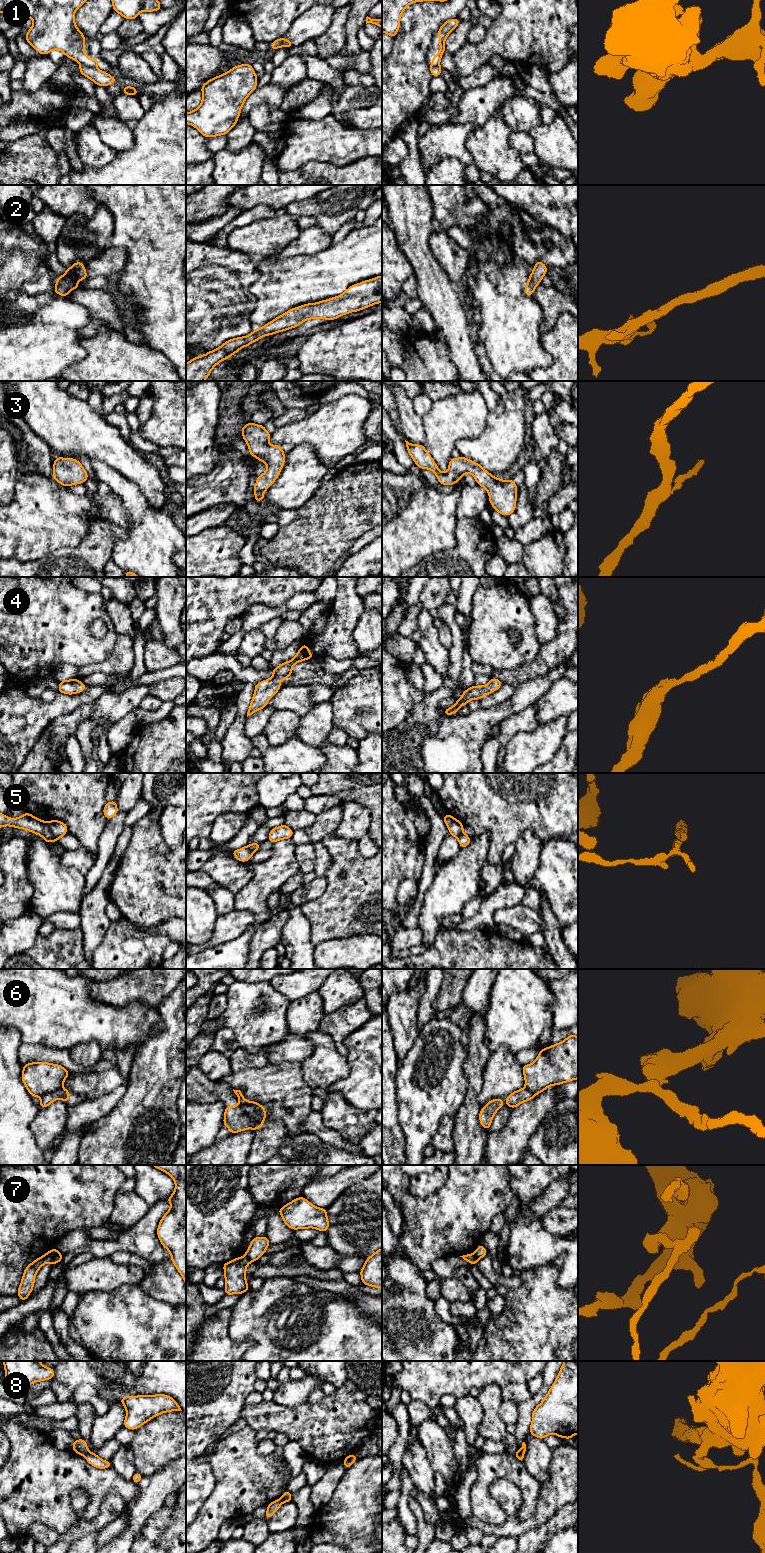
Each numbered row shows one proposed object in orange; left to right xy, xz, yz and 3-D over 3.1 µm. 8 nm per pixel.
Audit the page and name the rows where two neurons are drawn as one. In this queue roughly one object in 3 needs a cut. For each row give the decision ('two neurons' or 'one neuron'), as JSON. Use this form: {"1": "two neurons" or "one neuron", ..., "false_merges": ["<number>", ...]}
{"1": "two neurons", "2": "one neuron", "3": "one neuron", "4": "one neuron", "5": "two neurons", "6": "two neurons", "7": "two neurons", "8": "two neurons", "false_merges": ["1", "5", "6", "7", "8"]}

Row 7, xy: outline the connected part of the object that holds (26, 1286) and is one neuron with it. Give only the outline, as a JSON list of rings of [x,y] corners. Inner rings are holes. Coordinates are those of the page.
[[[57,1248],[51,1249],[49,1252],[34,1260],[25,1268],[19,1289],[17,1291],[17,1295],[20,1297],[21,1302],[25,1301],[32,1292],[35,1283],[35,1276],[38,1270],[44,1264],[52,1263],[52,1260],[57,1252]]]

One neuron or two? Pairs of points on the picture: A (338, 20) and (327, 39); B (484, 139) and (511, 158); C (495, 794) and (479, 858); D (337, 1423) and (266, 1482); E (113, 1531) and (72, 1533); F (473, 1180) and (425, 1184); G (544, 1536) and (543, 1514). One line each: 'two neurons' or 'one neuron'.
A: one neuron
B: one neuron
C: two neurons
D: two neurons
E: two neurons
F: two neurons
G: two neurons

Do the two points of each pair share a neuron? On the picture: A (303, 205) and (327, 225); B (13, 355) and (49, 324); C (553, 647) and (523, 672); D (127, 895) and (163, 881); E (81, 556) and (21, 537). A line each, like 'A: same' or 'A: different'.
A: same
B: same
C: same
D: same
E: different

